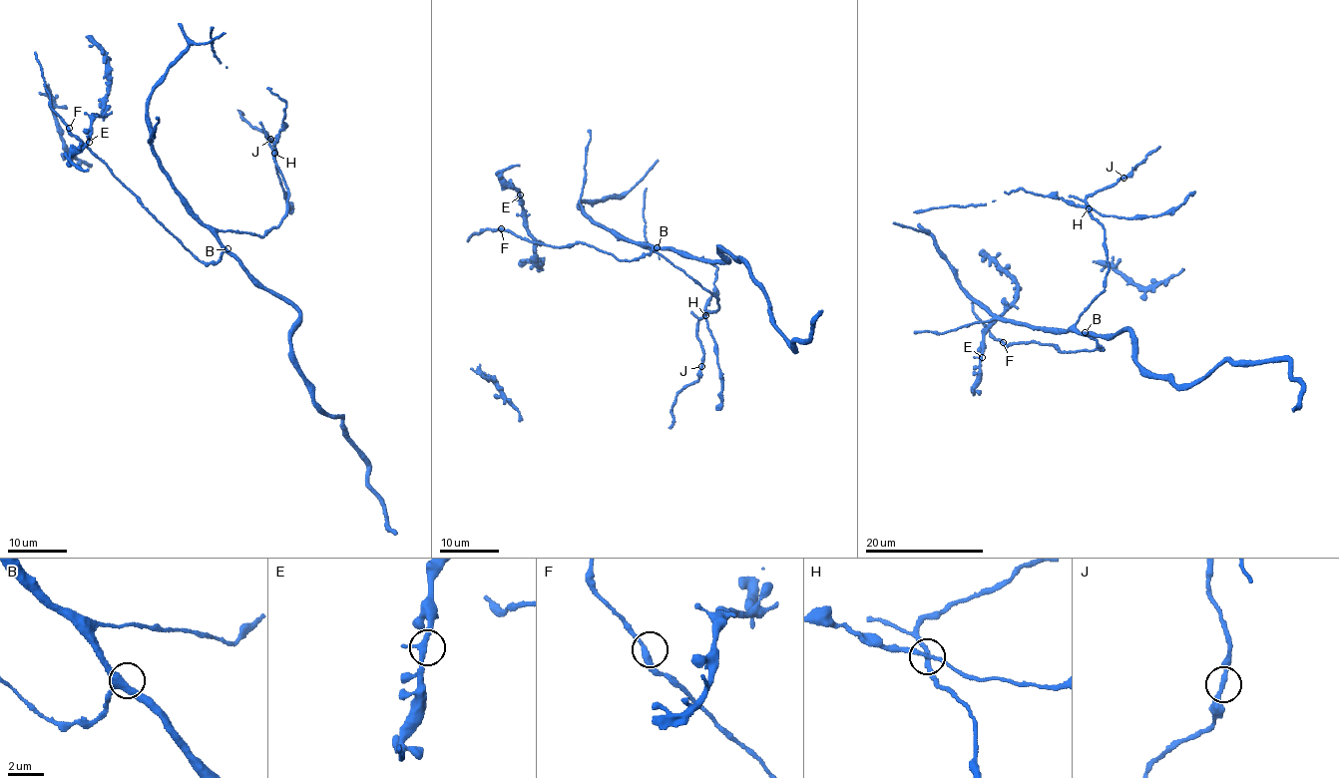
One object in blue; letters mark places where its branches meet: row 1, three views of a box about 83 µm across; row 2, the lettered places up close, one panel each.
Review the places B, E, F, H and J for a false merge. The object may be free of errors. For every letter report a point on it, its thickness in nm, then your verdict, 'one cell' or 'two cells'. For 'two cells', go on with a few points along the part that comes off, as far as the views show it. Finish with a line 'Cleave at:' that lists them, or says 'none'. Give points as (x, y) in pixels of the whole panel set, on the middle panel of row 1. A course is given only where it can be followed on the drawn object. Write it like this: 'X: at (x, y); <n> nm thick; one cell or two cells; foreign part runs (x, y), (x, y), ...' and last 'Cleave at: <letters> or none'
B: at (657, 247); 360 nm thick; one cell
E: at (520, 194); 240 nm thick; one cell
F: at (501, 228); 320 nm thick; one cell
H: at (705, 315); 240 nm thick; two cells; foreign part runs (705, 314), (714, 339), (721, 383), (722, 400), (716, 409)
J: at (701, 366); 260 nm thick; one cell
Cleave at: H

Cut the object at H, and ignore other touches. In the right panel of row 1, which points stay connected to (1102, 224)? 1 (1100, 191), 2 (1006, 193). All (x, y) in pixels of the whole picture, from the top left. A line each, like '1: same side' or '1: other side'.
1: same side
2: other side

